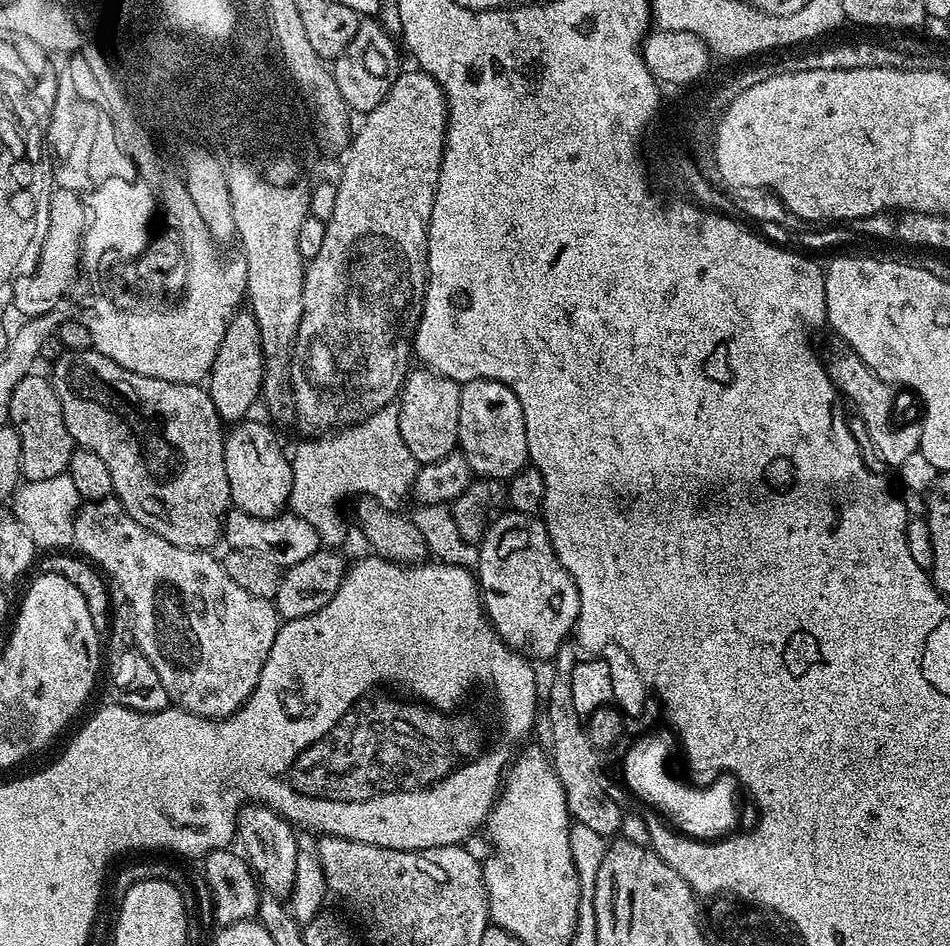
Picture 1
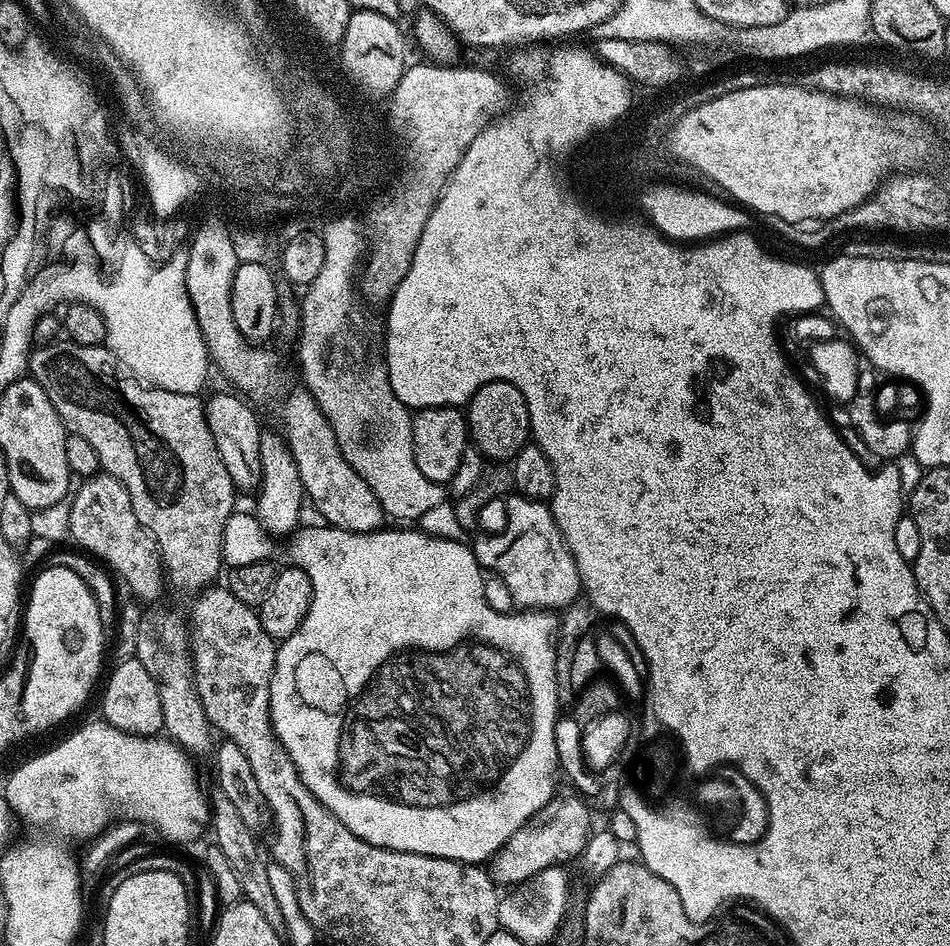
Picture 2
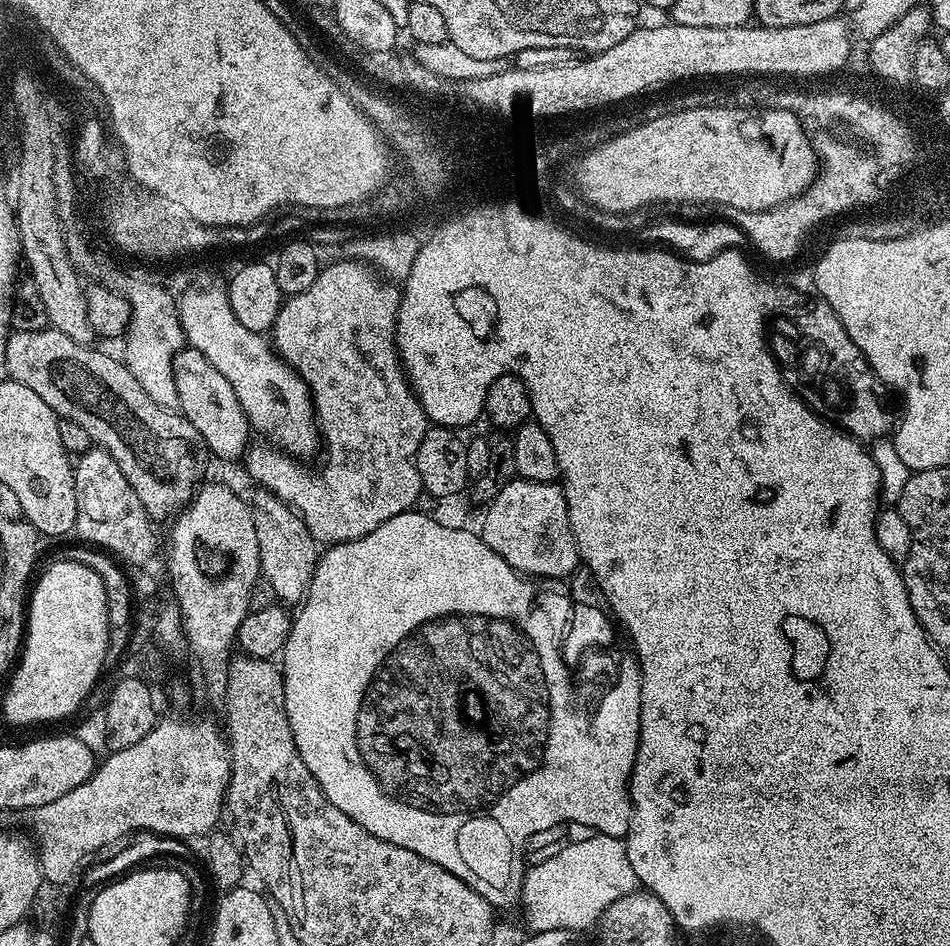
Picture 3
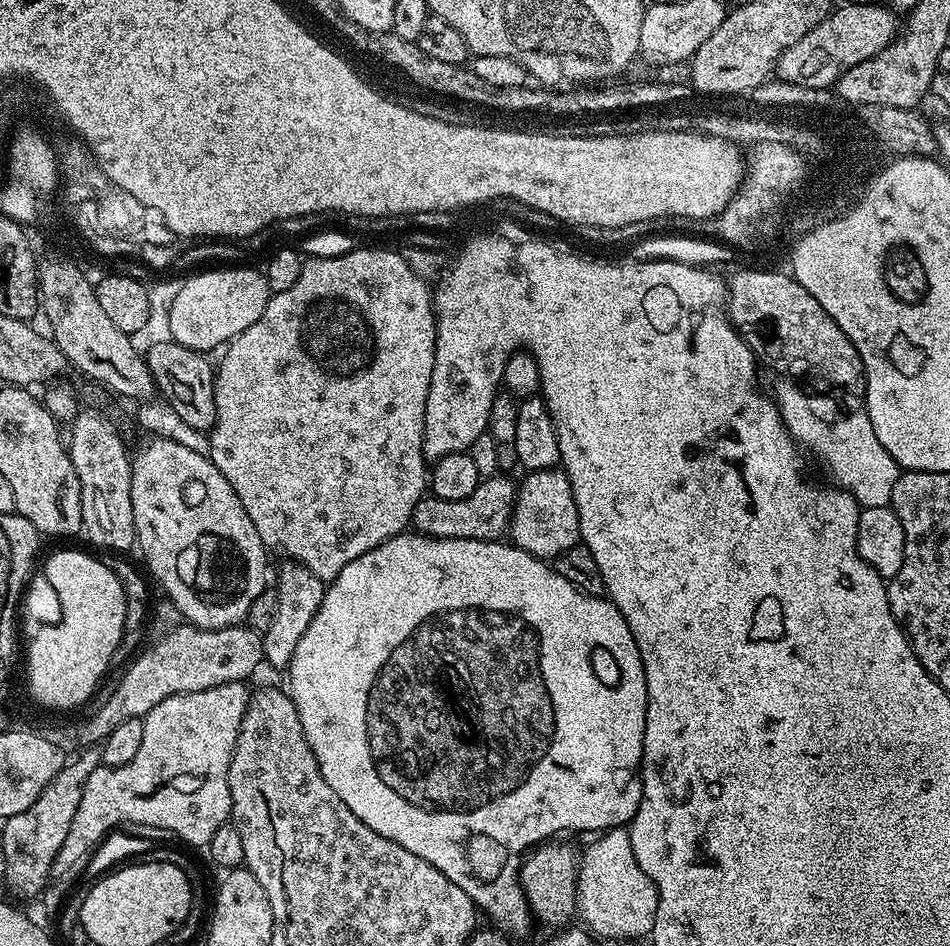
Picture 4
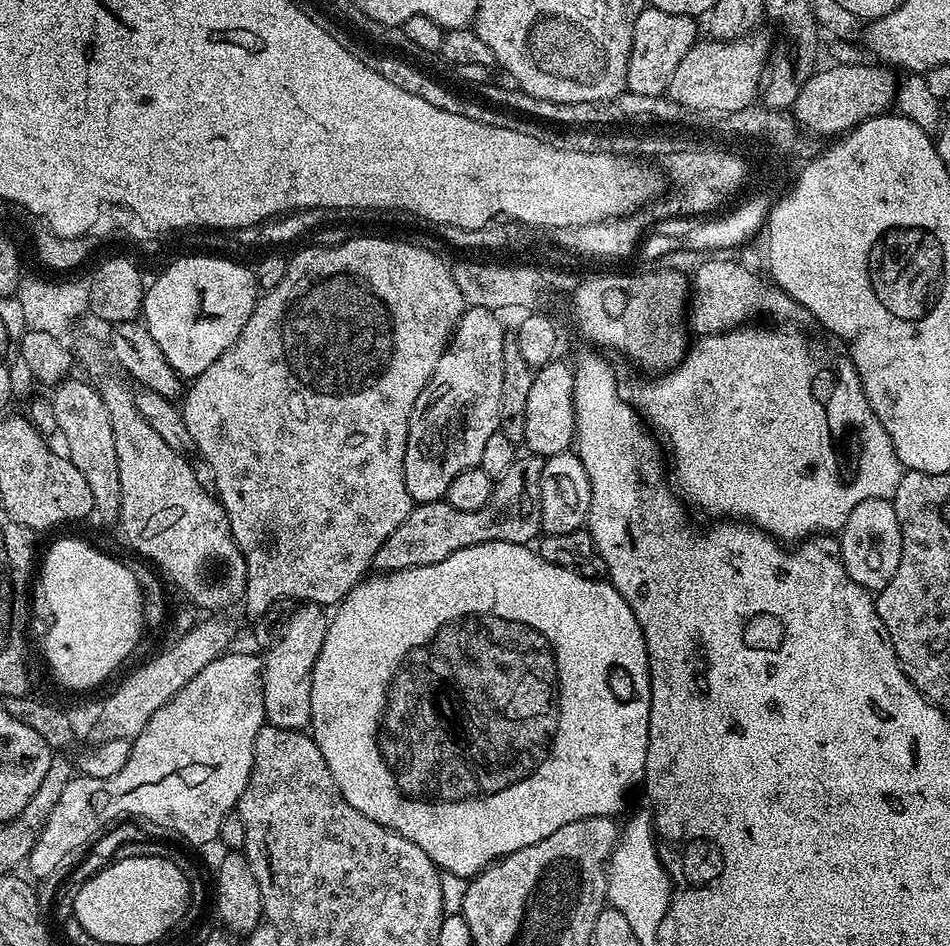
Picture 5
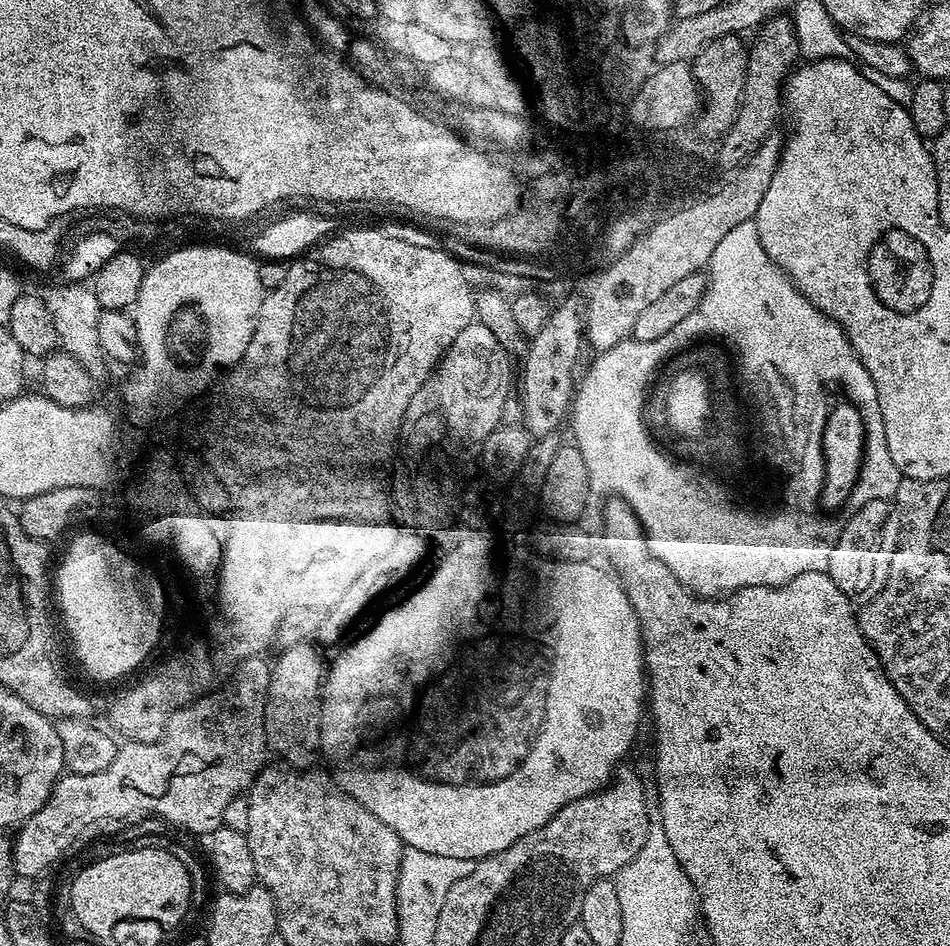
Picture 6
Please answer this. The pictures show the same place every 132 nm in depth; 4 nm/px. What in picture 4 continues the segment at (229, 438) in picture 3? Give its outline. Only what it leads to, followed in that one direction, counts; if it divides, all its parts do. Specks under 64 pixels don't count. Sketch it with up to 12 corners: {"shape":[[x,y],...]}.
{"shape":[[173,339],[146,354],[159,395],[186,426],[216,420],[214,368]]}

